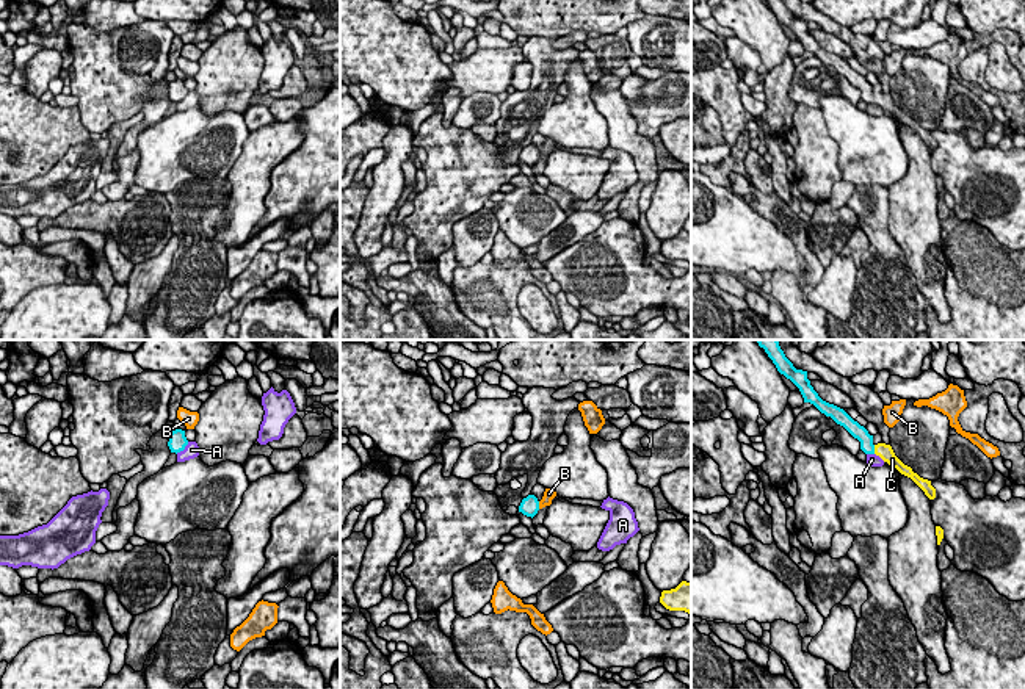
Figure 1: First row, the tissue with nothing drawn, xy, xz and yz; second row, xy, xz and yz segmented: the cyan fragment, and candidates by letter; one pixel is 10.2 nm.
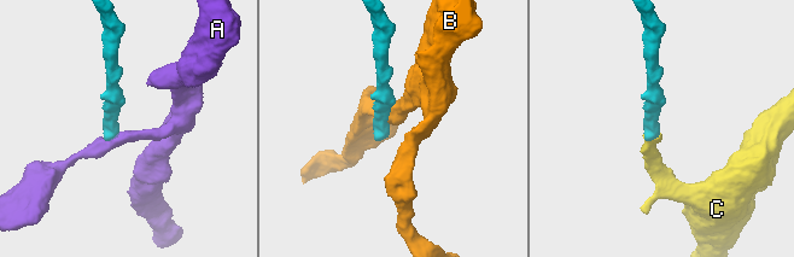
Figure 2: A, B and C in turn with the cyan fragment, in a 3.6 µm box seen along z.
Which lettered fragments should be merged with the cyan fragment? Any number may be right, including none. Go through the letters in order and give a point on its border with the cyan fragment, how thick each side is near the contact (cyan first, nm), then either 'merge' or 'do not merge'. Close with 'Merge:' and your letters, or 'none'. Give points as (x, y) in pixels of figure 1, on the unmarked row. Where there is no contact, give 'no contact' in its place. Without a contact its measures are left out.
A: contact xy (182, 99); calibres 190 and 160 nm; do not merge
B: contact xz (538, 154); calibres 190 and 120 nm; do not merge
C: contact yz (873, 99); calibres 140 and 160 nm; merge
Merge: C

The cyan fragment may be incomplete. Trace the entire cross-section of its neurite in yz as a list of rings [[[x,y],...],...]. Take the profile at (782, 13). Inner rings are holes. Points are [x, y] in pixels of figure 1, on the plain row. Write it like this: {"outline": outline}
{"outline": [[[765,0],[768,6],[776,14],[777,20],[790,28],[801,41],[804,52],[813,53],[821,63],[831,66],[837,74],[843,75],[854,88],[860,91],[860,99],[865,103],[876,103],[890,116],[896,117],[901,124],[911,127],[929,149],[936,147],[936,138],[931,135],[931,130],[920,127],[912,121],[911,116],[904,114],[893,102],[890,94],[873,92],[873,85],[854,70],[843,58],[823,50],[818,42],[810,34],[807,28],[807,20],[796,19],[793,13],[785,6],[784,0]]]}

